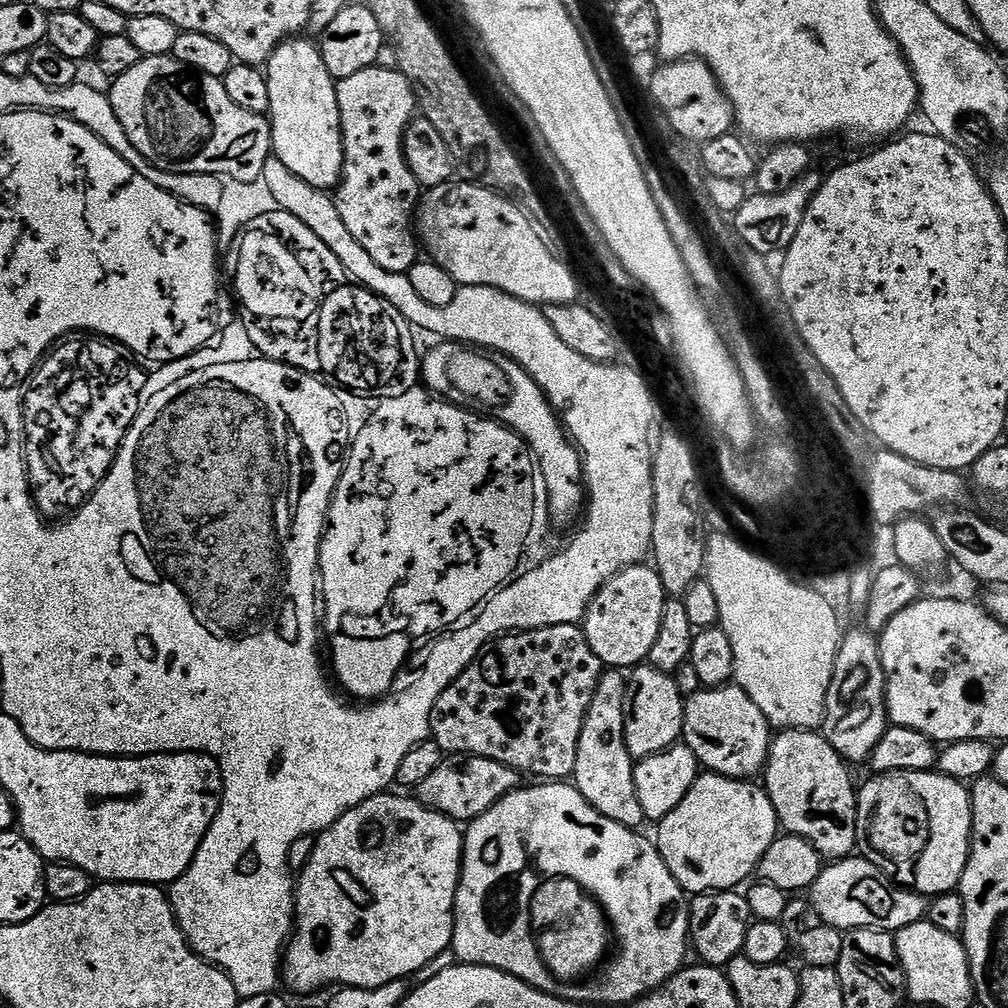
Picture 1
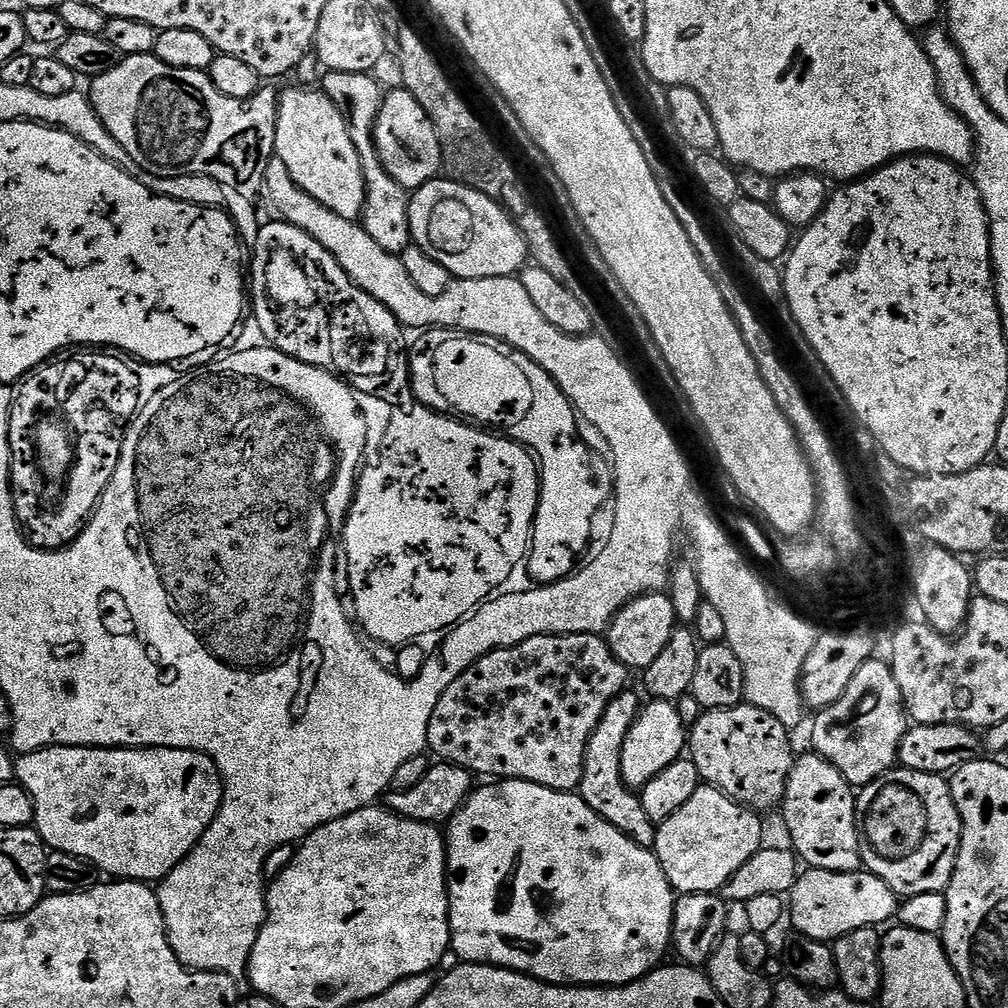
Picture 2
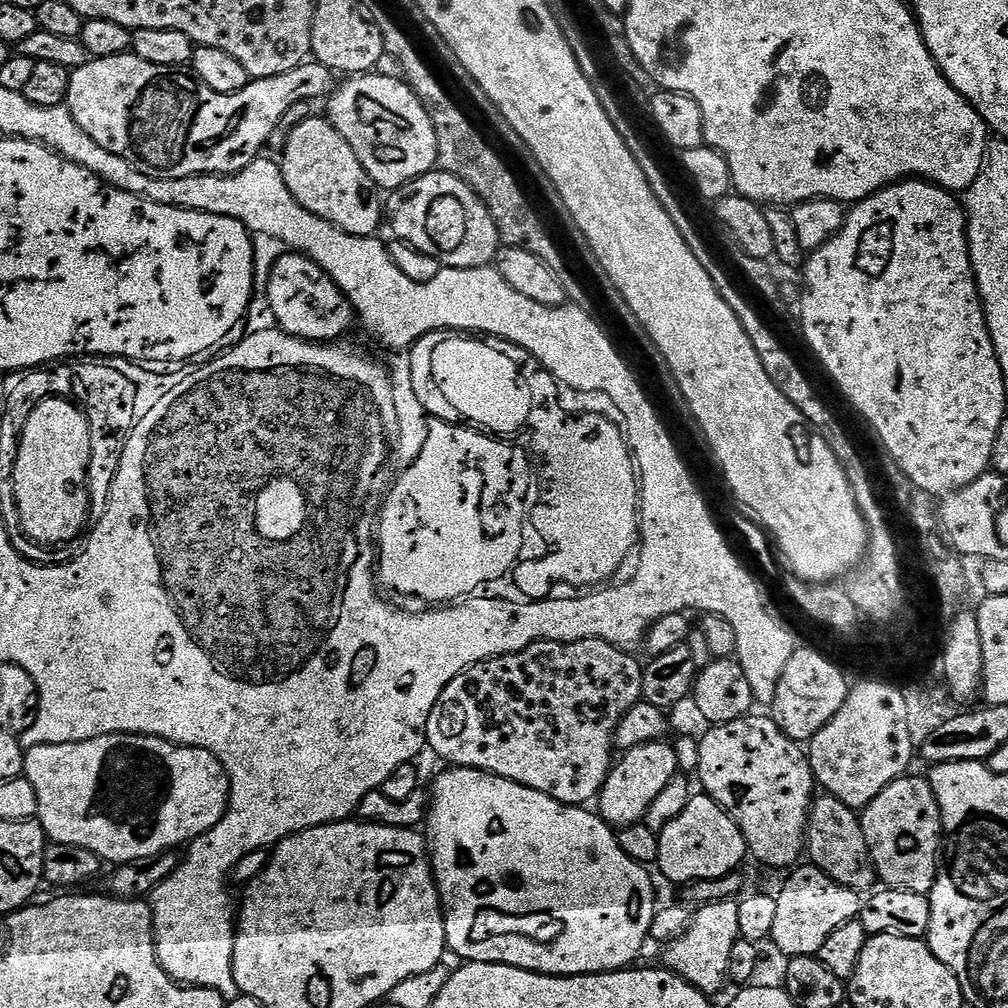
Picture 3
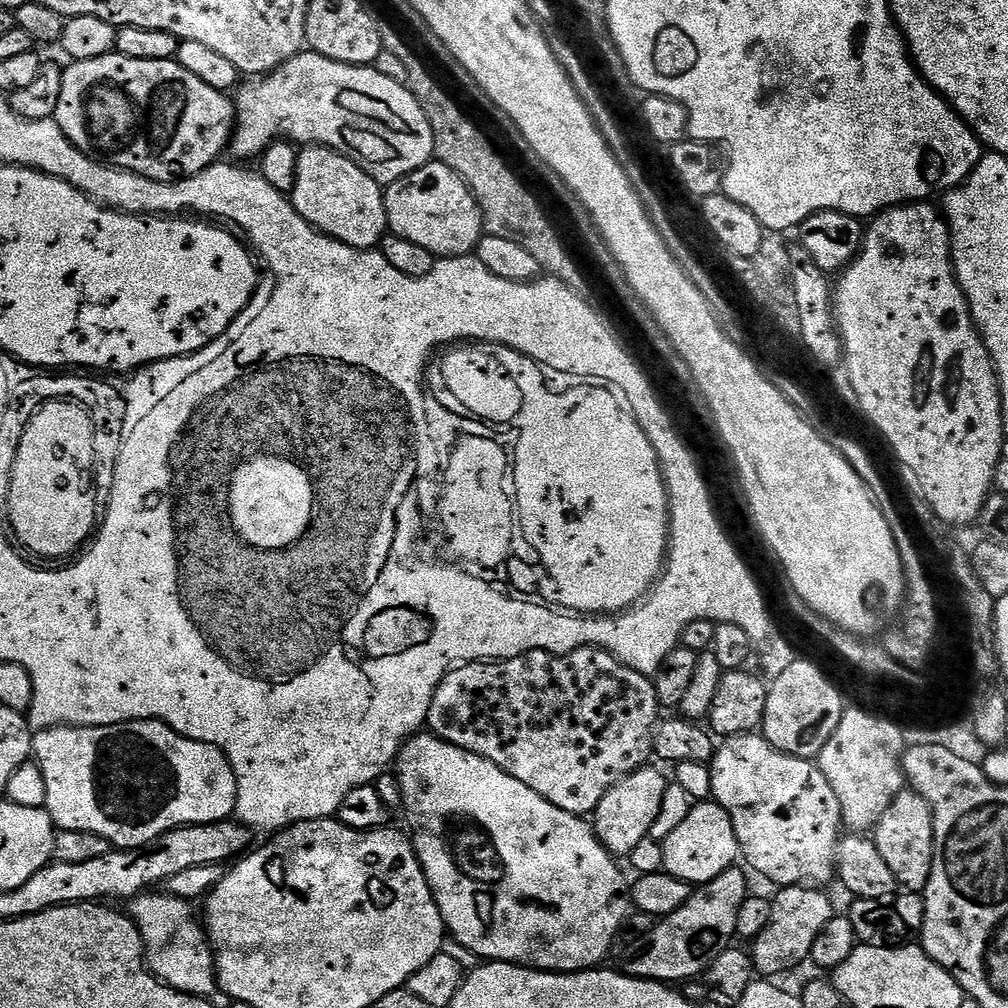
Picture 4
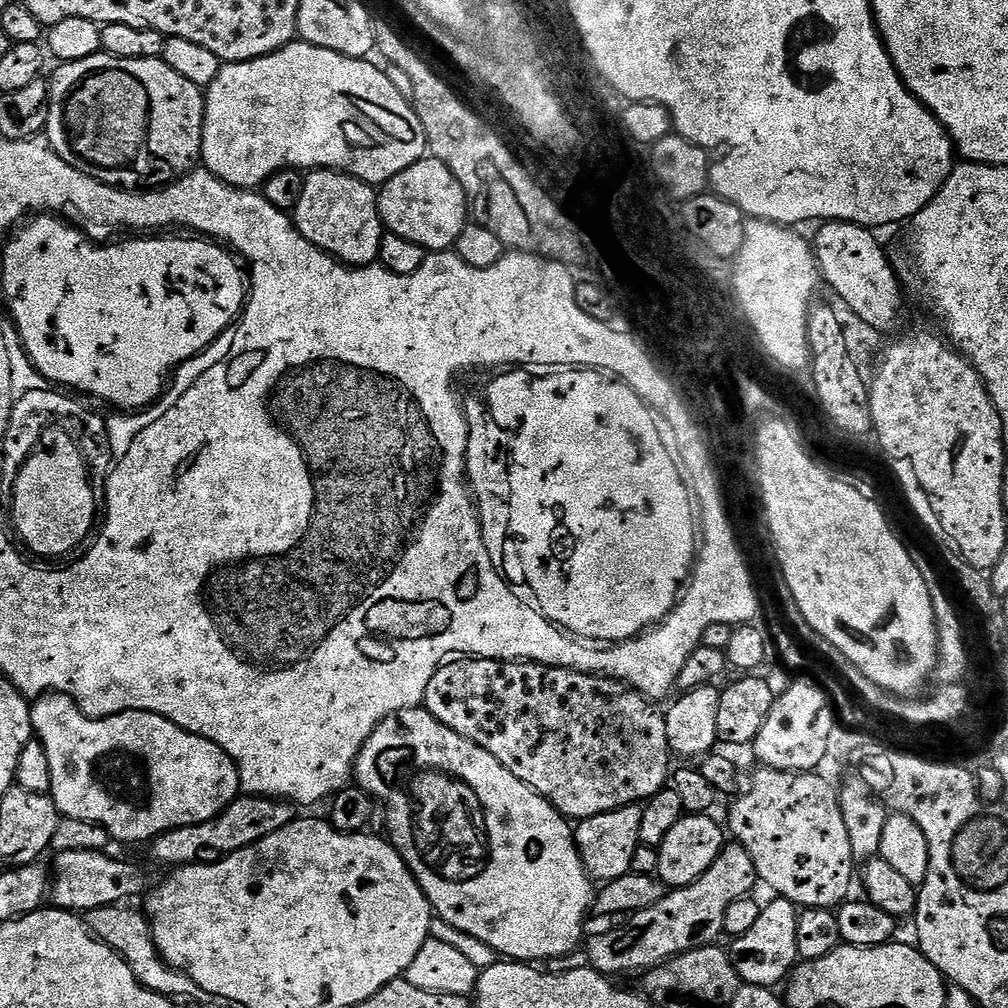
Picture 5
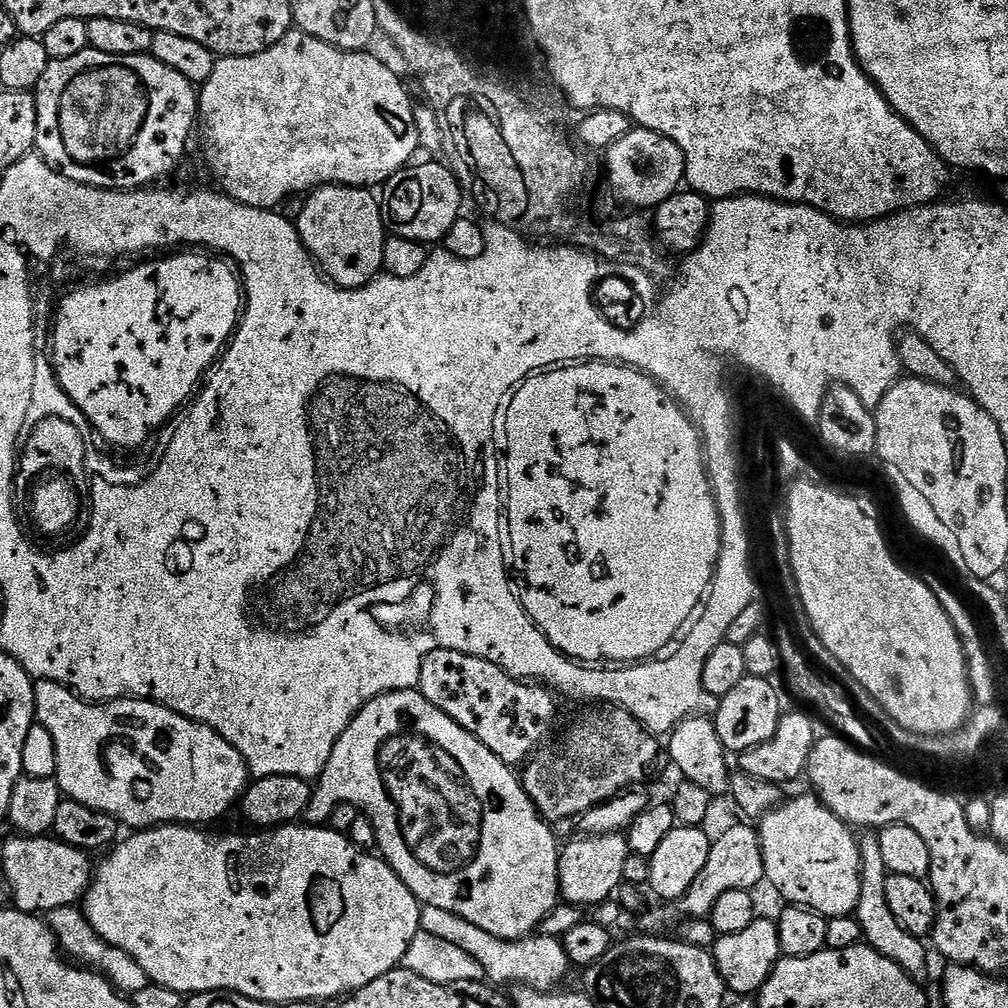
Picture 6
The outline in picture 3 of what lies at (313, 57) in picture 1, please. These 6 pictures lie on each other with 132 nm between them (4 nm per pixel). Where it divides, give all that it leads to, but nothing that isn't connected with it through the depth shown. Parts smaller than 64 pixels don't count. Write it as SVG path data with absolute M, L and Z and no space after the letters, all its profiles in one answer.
M321 118L321 120L304 120L288 136L288 141L284 144L284 181L294 194L294 198L310 214L338 226L344 232L349 232L355 236L376 236L380 228L380 200L377 189L374 187L372 179L366 174L362 162L358 162L358 154L350 150L350 142L338 134L338 130L332 125L331 120Z

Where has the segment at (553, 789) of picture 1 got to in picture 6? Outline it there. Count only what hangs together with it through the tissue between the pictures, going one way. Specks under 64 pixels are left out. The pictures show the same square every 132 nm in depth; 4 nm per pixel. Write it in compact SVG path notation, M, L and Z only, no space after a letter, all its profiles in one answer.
M403 688L397 692L382 694L384 700L384 740L376 744L376 780L380 780L380 788L384 788L384 812L372 812L372 808L364 811L364 800L356 796L356 776L360 772L340 772L340 768L332 768L330 762L326 762L324 773L318 778L318 788L325 792L332 804L348 803L354 806L361 814L372 819L372 825L376 831L376 848L383 860L402 878L402 882L412 893L421 905L429 904L438 906L438 910L450 910L458 914L458 918L466 918L466 922L474 922L478 930L486 930L486 934L494 934L494 938L503 940L523 940L531 936L539 929L542 918L550 914L556 905L561 903L560 895L560 849L561 845L556 844L556 836L552 833L553 825L540 815L538 809L521 784L521 777L512 772L509 765L504 764L478 738L471 736L465 728L458 726L454 718L447 716L442 710L438 710L426 699L416 688Z

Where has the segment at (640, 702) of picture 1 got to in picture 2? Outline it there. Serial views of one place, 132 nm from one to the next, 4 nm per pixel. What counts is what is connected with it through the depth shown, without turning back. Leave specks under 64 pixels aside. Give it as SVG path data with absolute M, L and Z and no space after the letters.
M649 699L643 705L634 722L630 726L630 734L626 734L626 742L622 746L622 778L625 789L639 790L670 766L670 762L681 759L686 752L686 729L679 717L677 705L670 700Z

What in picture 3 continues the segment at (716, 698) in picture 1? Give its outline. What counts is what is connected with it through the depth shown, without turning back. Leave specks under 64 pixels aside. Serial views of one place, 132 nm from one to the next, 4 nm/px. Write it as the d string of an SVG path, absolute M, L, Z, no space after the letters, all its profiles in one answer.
M749 714L734 722L709 727L709 732L699 737L698 776L704 787L701 789L714 802L718 802L718 806L722 806L730 814L730 818L734 818L738 830L742 830L751 859L761 860L768 868L791 869L806 848L808 814L812 810L818 785L812 778L812 767L805 749L791 740L775 724L771 715L756 715Z

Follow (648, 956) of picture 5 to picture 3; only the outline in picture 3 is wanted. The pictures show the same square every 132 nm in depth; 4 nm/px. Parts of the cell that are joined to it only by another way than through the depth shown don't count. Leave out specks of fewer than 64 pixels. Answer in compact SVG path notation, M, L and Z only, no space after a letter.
M735 899L701 904L691 913L688 929L678 940L671 941L667 945L669 960L667 963L677 976L681 976L686 982L693 984L699 992L712 998L715 997L715 992L723 990L724 983L729 983L730 952L734 950L739 939L738 903Z

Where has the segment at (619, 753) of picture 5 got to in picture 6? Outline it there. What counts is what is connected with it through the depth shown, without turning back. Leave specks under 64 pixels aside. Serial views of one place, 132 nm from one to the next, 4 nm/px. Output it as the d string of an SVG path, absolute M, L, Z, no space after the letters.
M439 648L426 654L418 690L509 766L523 765L545 743L556 720L557 697L544 685L516 680L494 662L458 650Z

